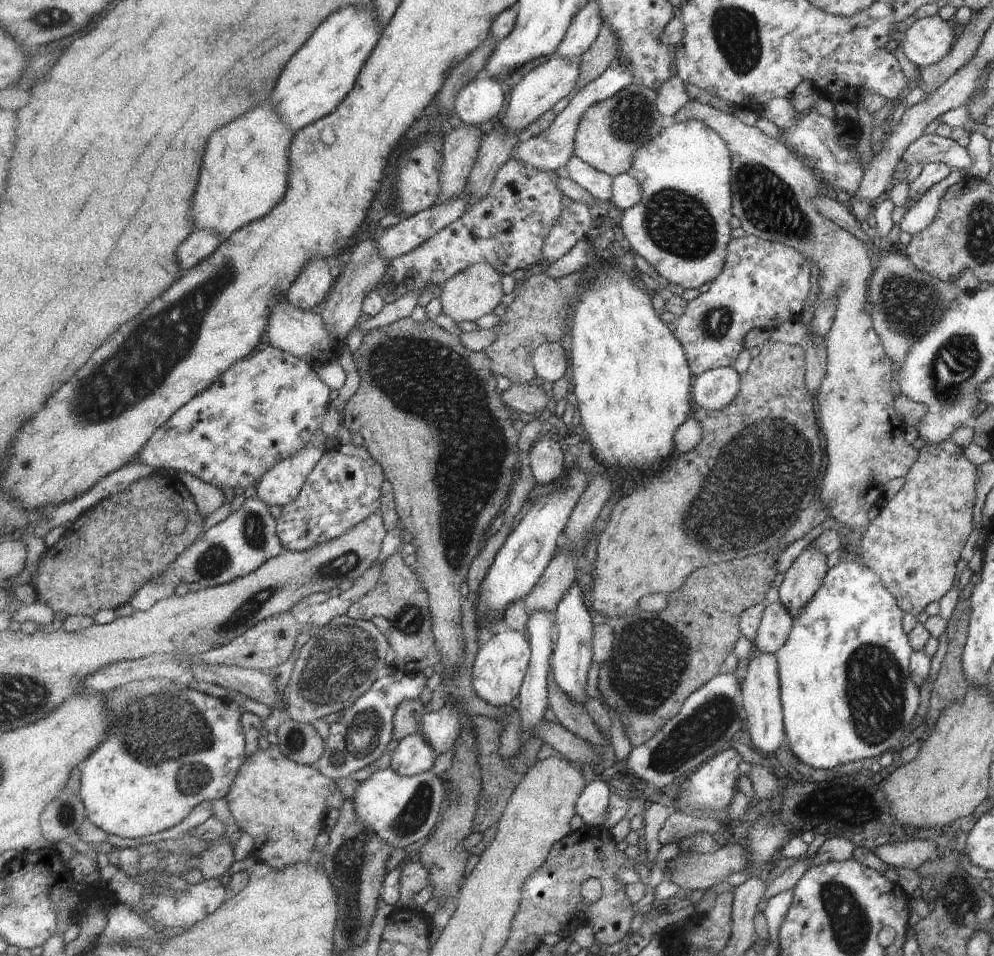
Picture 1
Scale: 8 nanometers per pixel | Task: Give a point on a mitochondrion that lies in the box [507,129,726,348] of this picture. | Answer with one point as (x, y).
(677, 222)

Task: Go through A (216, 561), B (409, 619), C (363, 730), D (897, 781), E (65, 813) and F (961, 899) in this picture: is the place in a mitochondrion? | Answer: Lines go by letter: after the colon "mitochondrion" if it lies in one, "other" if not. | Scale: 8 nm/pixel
A: mitochondrion
B: mitochondrion
C: mitochondrion
D: other
E: mitochondrion
F: mitochondrion

